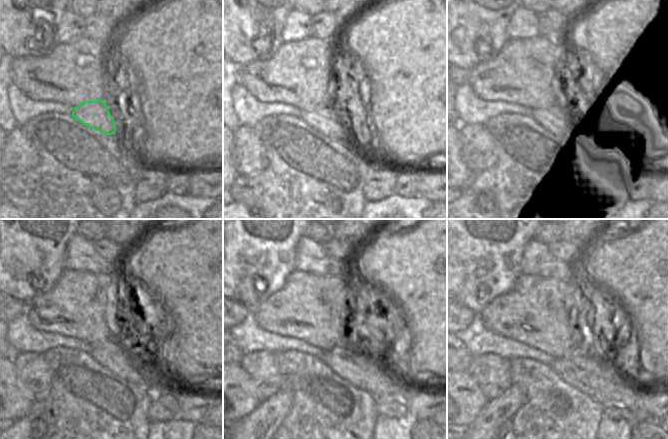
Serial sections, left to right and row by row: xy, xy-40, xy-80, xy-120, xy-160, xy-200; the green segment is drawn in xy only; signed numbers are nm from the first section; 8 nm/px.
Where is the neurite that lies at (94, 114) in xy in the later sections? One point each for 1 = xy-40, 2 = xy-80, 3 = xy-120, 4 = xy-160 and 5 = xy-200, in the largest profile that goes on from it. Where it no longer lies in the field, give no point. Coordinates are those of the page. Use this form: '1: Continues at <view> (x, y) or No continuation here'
1: Continues at xy-40 (327, 121)
2: Continues at xy-80 (553, 119)
3: Continues at xy-120 (112, 356)
4: Continues at xy-160 (362, 371)
5: Continues at xy-200 (598, 380).

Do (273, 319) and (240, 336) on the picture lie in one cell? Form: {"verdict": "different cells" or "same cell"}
{"verdict": "different cells"}

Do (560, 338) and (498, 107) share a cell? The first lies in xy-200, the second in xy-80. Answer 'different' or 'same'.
different

